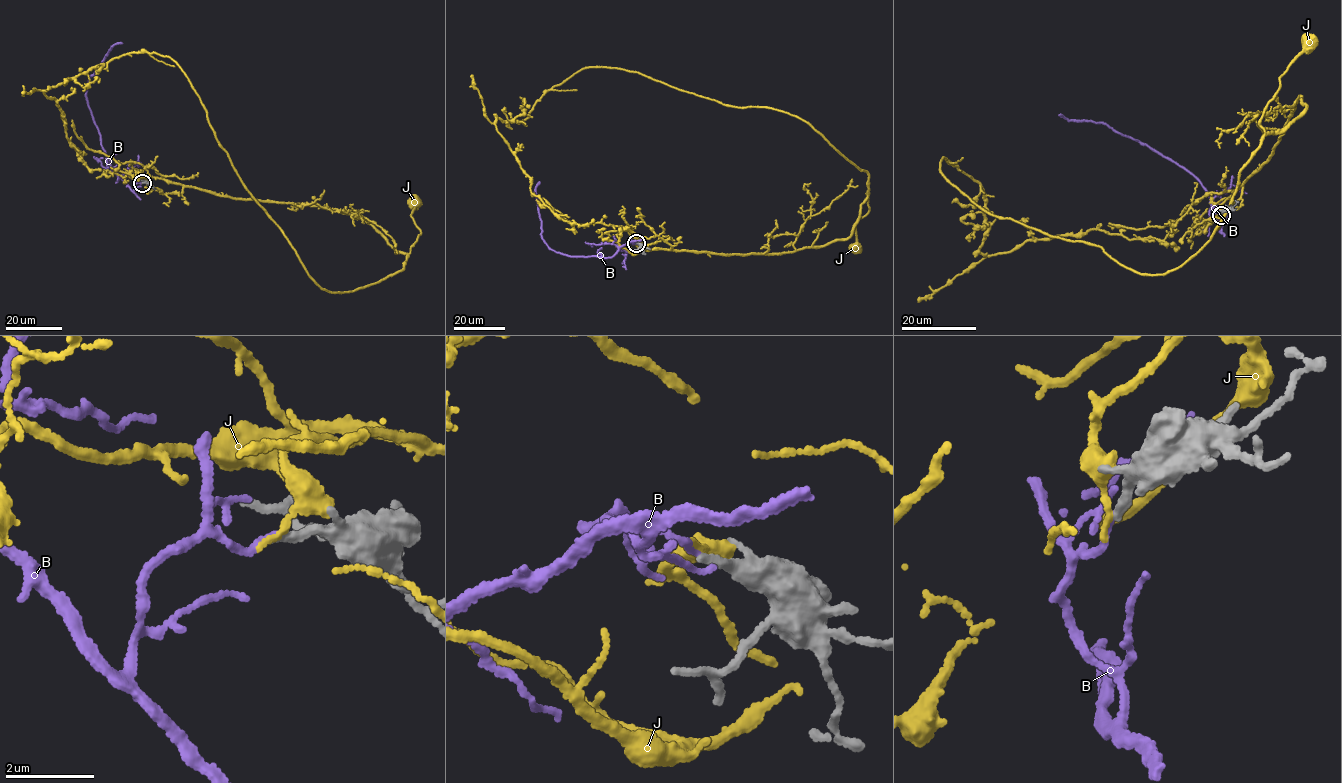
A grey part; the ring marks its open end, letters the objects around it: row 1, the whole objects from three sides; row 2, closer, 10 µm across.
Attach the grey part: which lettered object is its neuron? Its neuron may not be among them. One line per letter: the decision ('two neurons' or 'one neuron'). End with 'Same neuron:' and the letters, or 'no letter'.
B: two neurons
J: two neurons
Same neuron: no letter

